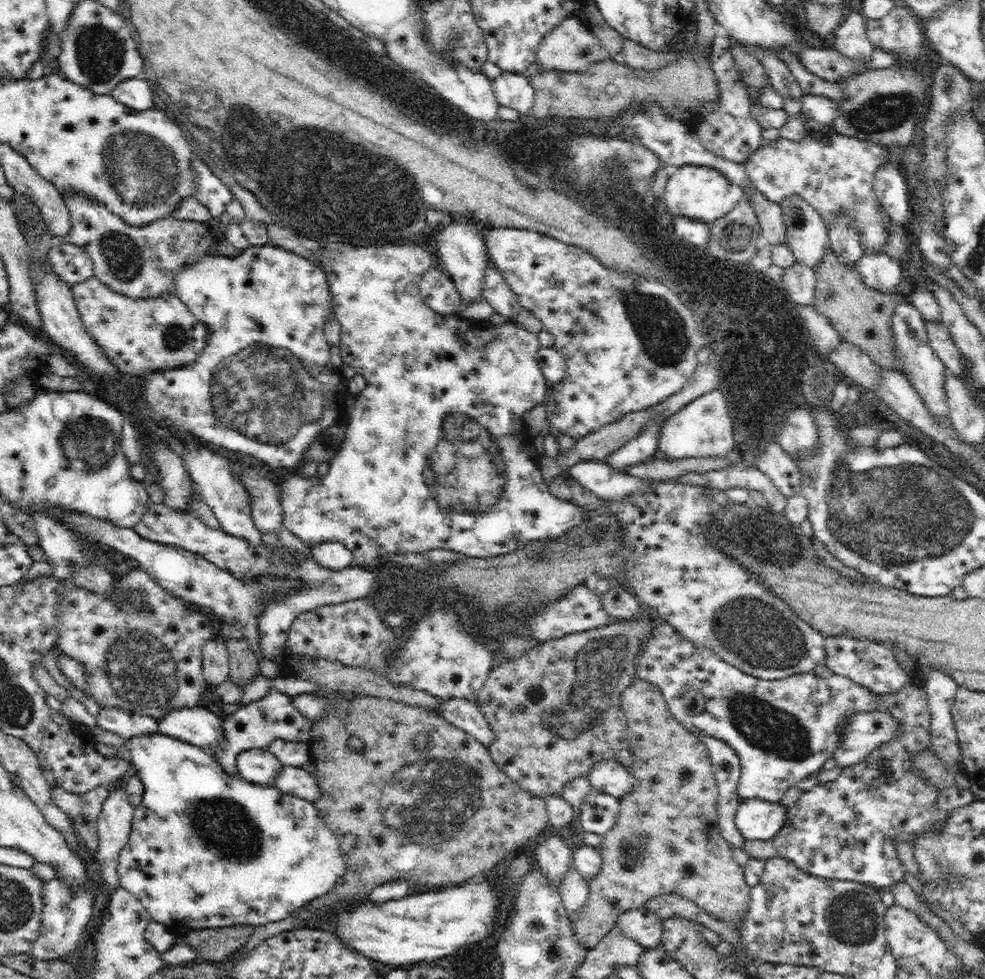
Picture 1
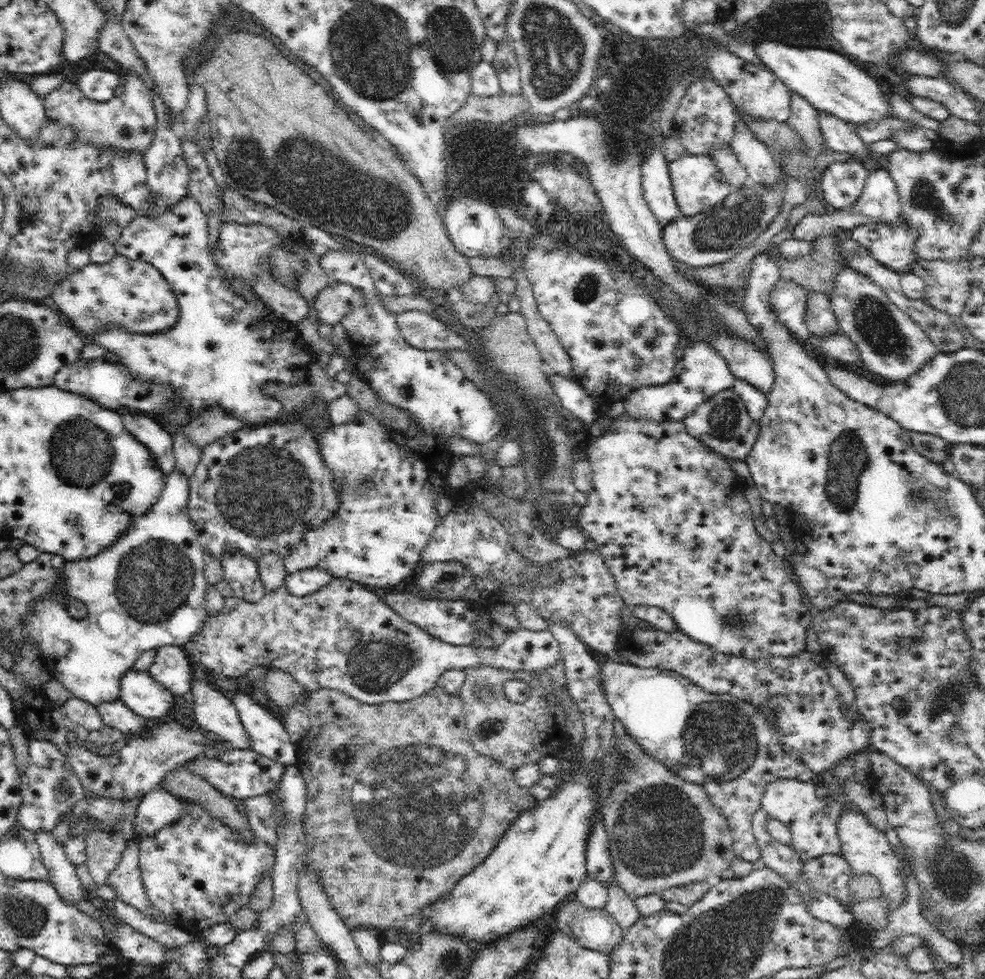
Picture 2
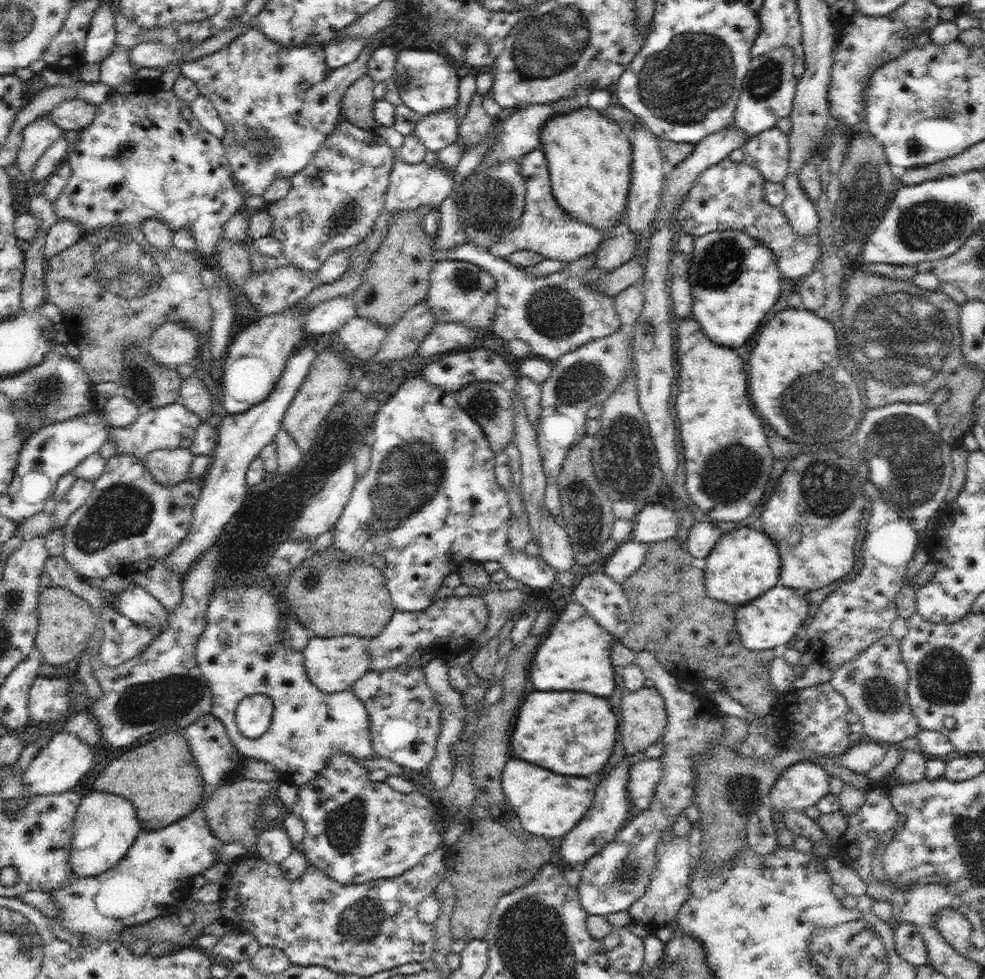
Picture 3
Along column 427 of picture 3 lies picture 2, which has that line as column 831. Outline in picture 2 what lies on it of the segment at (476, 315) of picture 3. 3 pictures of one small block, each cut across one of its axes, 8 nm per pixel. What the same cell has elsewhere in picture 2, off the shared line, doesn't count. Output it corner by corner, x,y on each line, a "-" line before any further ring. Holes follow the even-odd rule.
842,266
829,296
839,330
856,344
863,365
874,374
891,382
909,380
939,352
928,333
890,301
882,288
865,274

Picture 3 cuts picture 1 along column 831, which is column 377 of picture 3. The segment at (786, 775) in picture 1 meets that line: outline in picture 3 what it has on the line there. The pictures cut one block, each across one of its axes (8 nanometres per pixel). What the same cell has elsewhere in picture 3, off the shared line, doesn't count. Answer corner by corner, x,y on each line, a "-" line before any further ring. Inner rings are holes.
396,666
382,671
370,669
350,690
366,706
376,759
389,759
400,767
416,771
431,766
437,758
442,709
436,694
426,683
424,667

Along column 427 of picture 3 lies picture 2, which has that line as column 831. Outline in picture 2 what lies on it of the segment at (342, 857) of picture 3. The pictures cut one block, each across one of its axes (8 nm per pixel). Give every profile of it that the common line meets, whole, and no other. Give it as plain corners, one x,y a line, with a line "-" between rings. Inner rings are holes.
777,778
768,784
761,798
761,807
770,817
783,822
791,832
789,847
806,862
824,854
842,856
842,841
838,836
838,818
844,810
842,803
829,795
816,797
815,785
797,778

